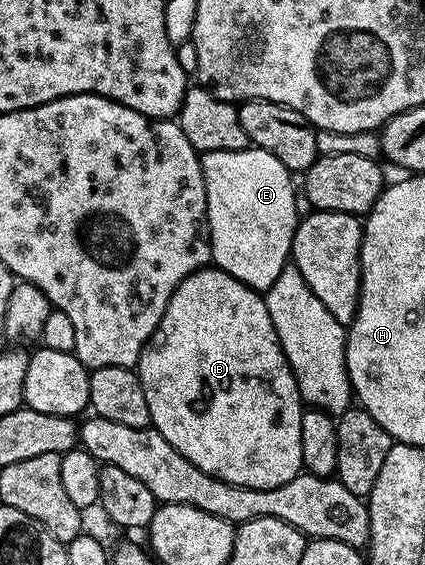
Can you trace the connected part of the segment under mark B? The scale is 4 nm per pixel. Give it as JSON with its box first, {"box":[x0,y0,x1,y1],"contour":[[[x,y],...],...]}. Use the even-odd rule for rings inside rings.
{"box":[136,265,304,489],"contour":[[[211,265],[202,267],[184,281],[180,281],[180,285],[168,301],[168,309],[164,313],[161,325],[154,330],[154,336],[146,342],[140,353],[136,370],[140,385],[144,389],[144,401],[148,401],[148,413],[153,430],[162,434],[164,441],[168,441],[172,449],[188,457],[188,461],[192,461],[196,469],[204,469],[204,473],[220,481],[228,481],[232,485],[240,485],[248,489],[276,489],[276,485],[284,485],[287,481],[292,481],[292,477],[296,477],[303,470],[300,453],[300,421],[304,404],[298,392],[296,377],[284,357],[282,346],[276,337],[276,329],[272,325],[272,317],[268,317],[265,298],[248,285],[236,281],[236,277]]]}

